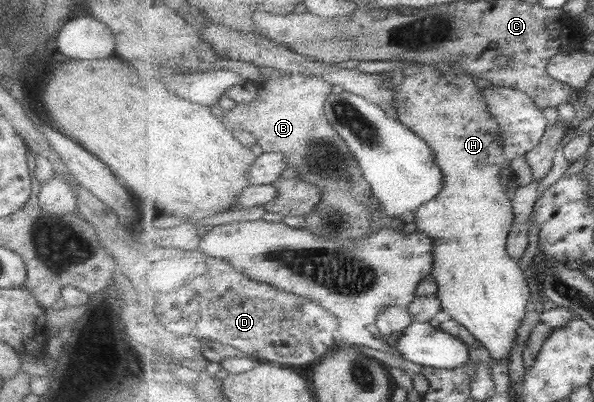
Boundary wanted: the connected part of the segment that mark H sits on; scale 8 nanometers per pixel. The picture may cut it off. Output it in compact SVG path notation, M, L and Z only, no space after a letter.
M432 63L411 65L390 71L386 82L396 90L394 99L395 113L398 120L423 137L435 151L436 162L444 173L442 191L422 207L418 207L410 217L410 228L428 234L434 240L434 269L432 275L438 285L437 297L443 305L443 316L463 325L474 339L483 344L498 364L508 360L516 345L518 329L524 323L529 306L532 289L526 279L524 269L517 259L508 255L506 241L514 225L514 211L508 197L508 186L517 181L512 161L505 155L505 141L498 129L496 119L490 113L480 88L479 78L458 69L456 65L432 65Z

